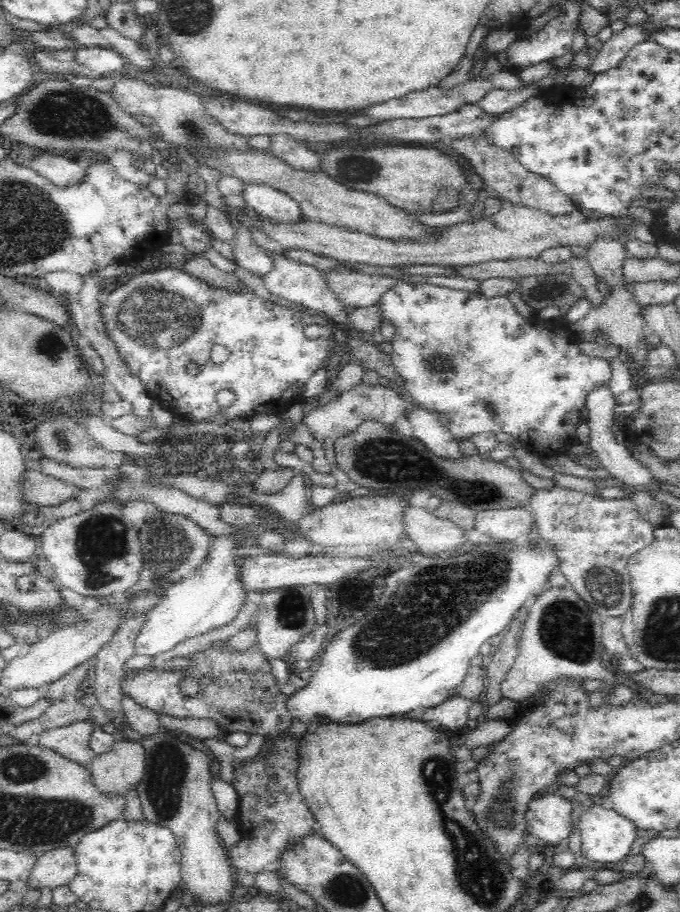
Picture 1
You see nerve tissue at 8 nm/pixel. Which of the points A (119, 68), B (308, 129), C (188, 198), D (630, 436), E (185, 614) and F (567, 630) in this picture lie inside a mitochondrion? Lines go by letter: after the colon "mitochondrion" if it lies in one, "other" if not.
A: other
B: other
C: other
D: other
E: other
F: mitochondrion

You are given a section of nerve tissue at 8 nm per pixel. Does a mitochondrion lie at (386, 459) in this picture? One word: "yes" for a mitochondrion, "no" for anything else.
yes

